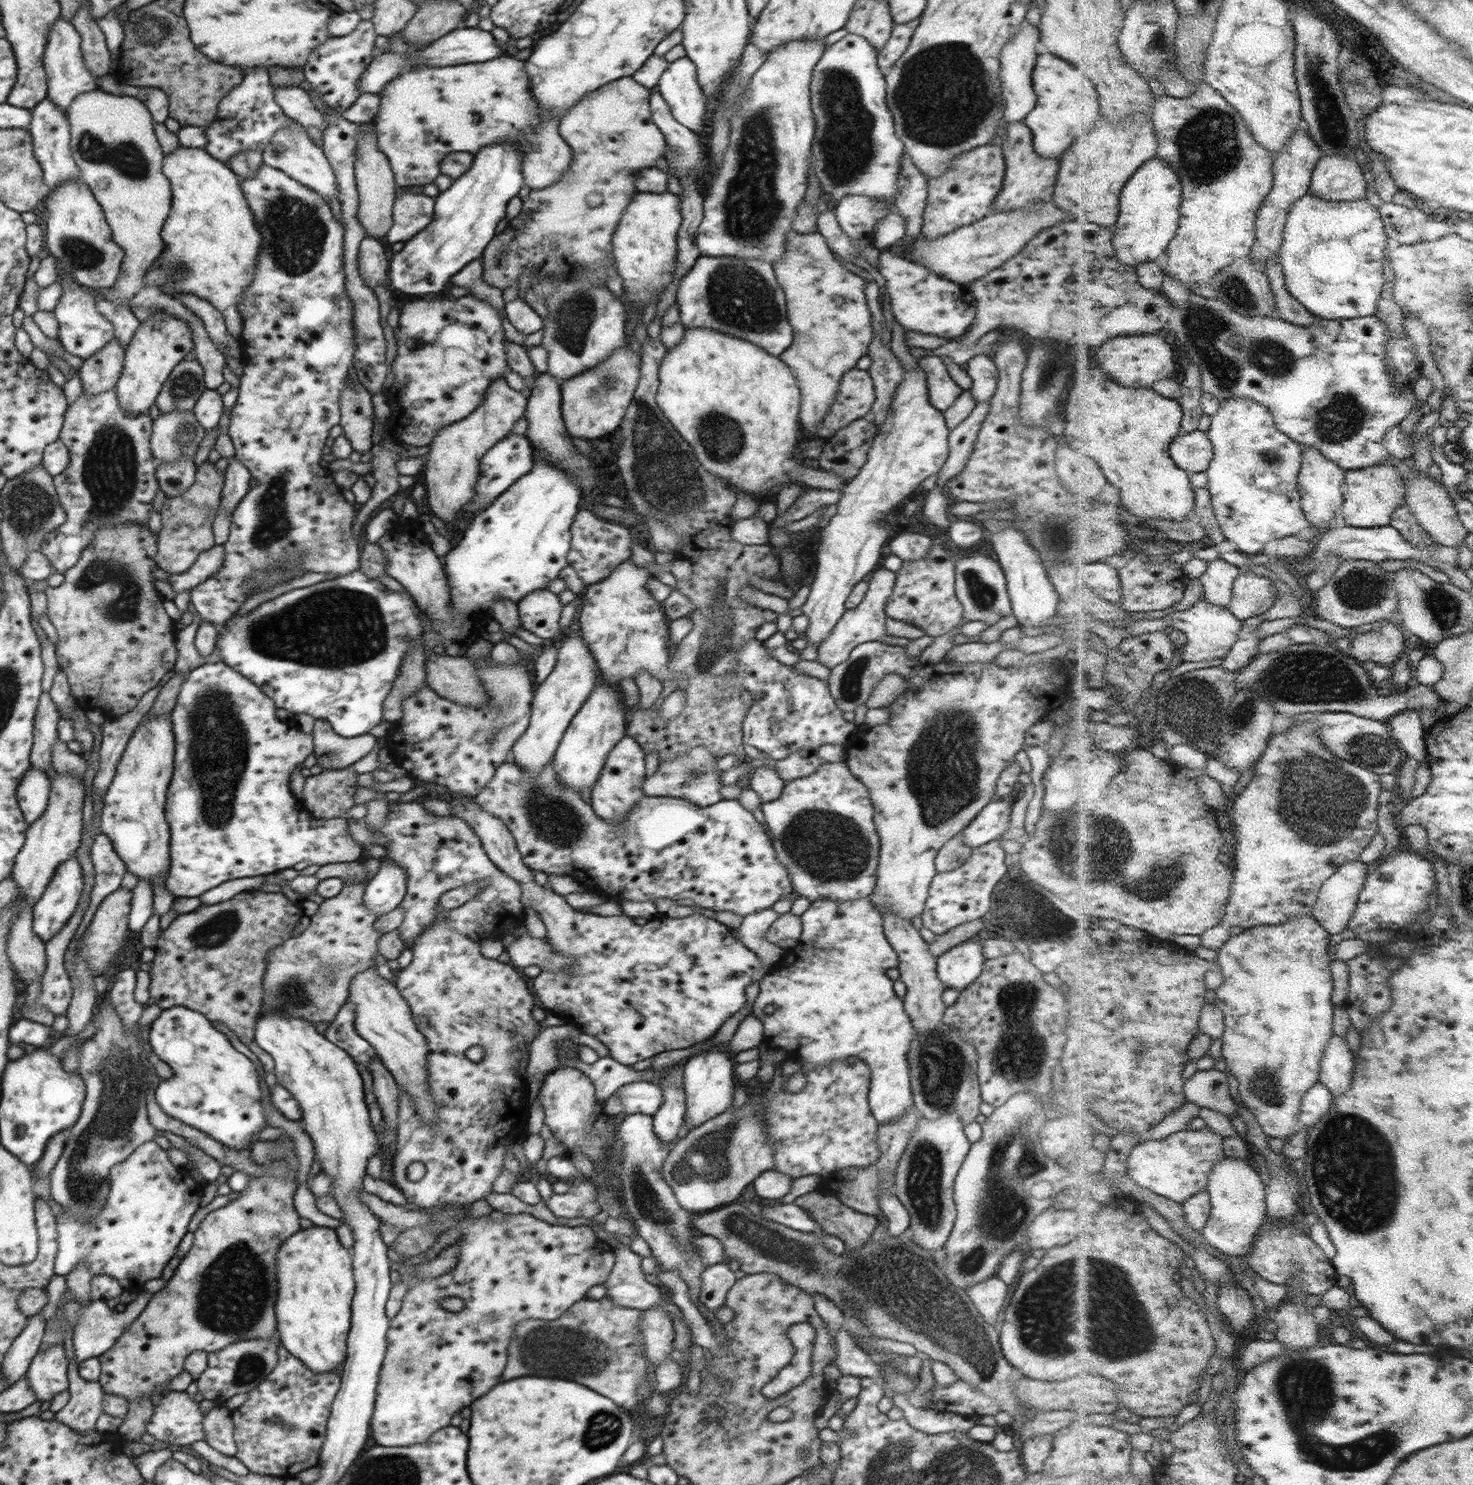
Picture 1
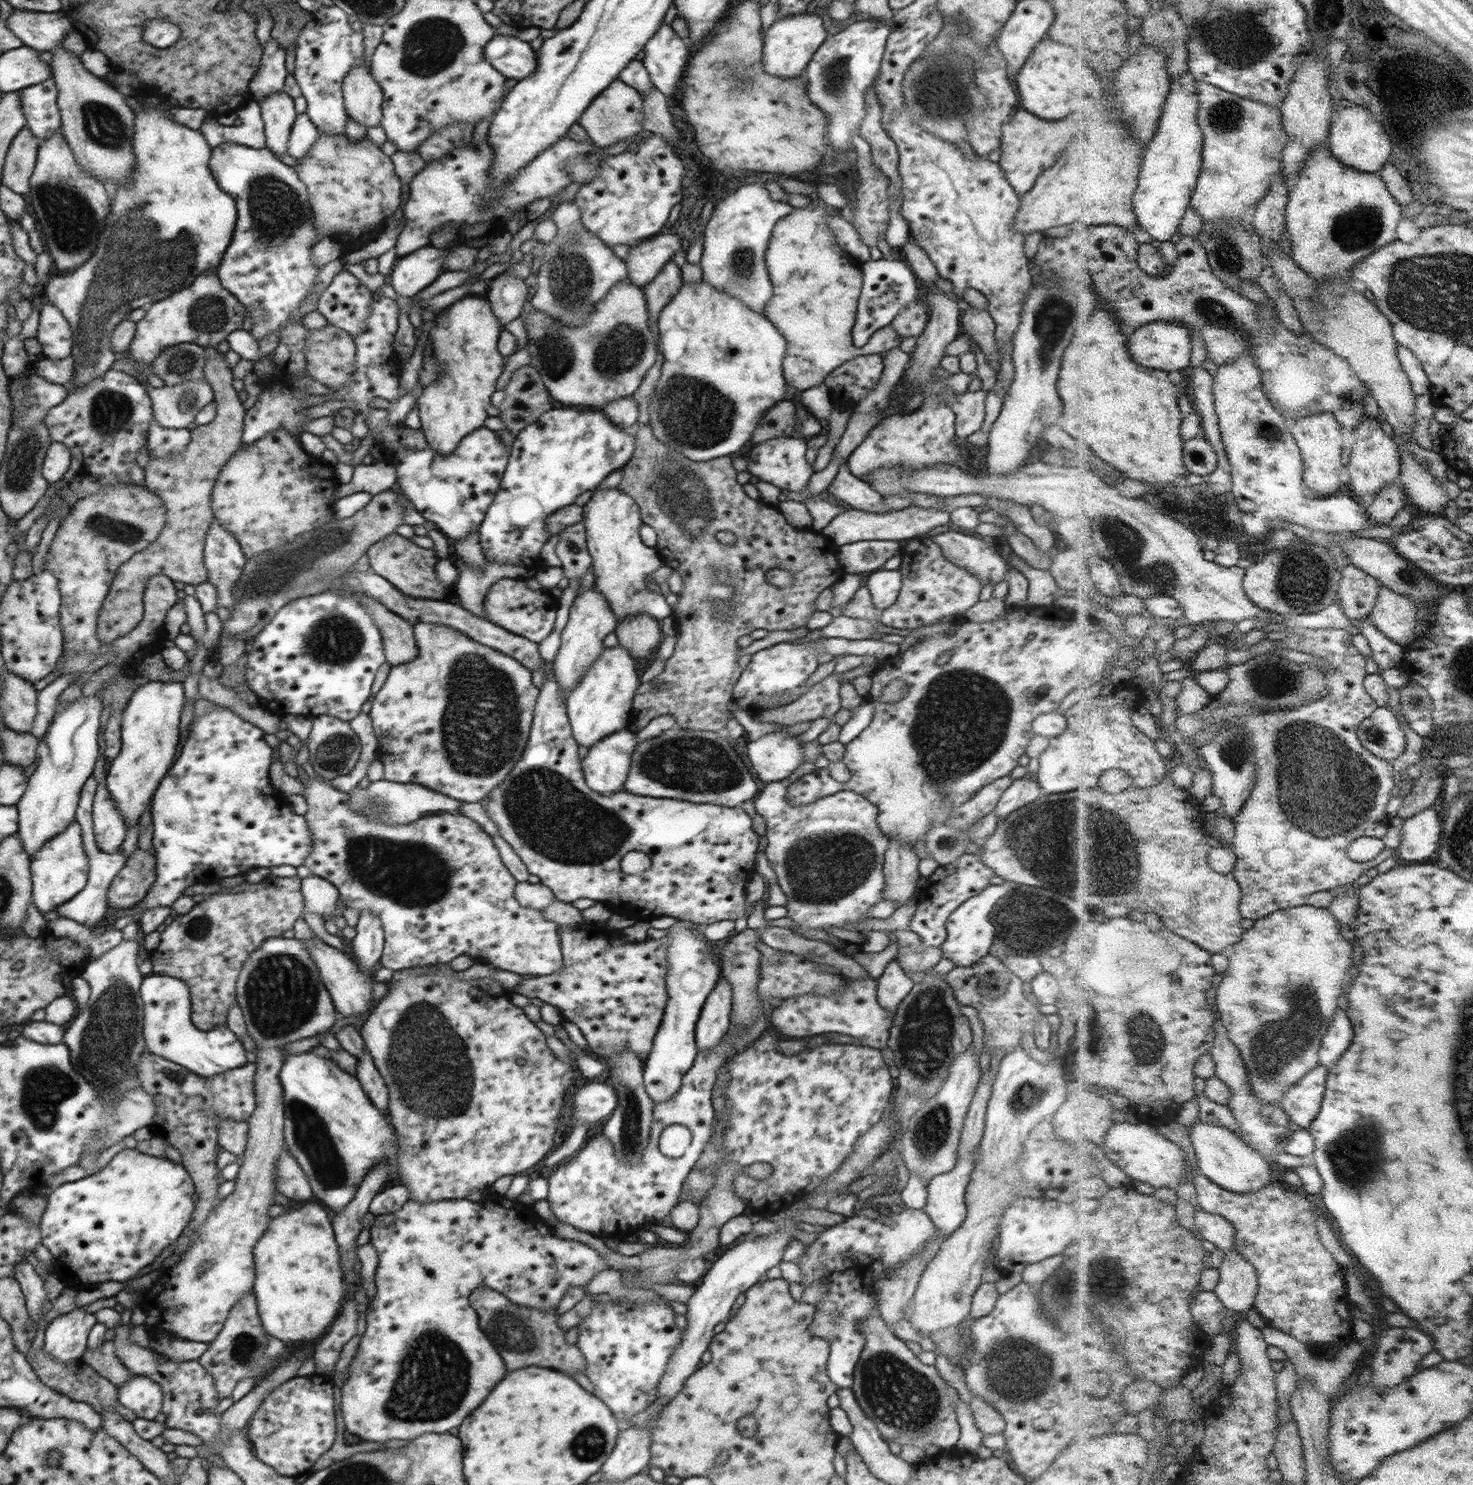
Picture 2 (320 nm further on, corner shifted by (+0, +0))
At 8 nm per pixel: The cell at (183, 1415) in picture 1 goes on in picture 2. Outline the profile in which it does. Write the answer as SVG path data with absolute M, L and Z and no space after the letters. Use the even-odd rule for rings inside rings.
M134 1375L117 1389L119 1405L133 1410L138 1417L153 1420L160 1414L163 1392L156 1381Z

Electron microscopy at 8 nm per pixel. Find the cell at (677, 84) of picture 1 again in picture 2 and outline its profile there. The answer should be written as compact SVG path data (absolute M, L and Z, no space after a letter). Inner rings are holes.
M664 22L659 30L656 31L656 34L644 45L642 50L643 57L641 62L646 67L654 88L663 92L668 99L676 94L691 57L690 50L688 50L682 39L676 35L671 25L667 25Z

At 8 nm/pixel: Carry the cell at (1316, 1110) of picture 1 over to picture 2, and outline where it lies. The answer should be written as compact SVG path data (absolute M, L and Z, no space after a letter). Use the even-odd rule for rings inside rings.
M1321 1065L1288 1092L1283 1107L1298 1128L1309 1130L1319 1118L1327 1097L1331 1072L1332 1070Z

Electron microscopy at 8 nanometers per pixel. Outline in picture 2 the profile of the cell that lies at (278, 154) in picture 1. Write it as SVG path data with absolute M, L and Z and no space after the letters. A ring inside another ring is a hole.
M282 91L267 94L258 103L264 123L265 145L271 153L288 152L288 140L294 122L296 110L292 97Z

